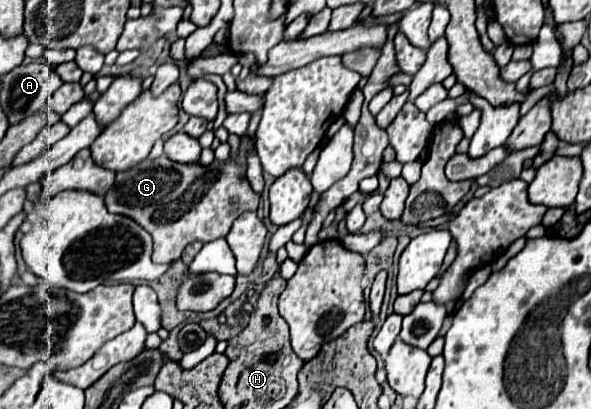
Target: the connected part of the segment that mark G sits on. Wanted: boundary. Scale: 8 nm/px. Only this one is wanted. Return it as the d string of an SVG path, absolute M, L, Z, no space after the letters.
M248 135L240 137L240 147L238 147L238 157L232 159L232 155L228 157L226 163L210 163L208 167L200 165L200 163L176 163L172 159L168 159L166 155L162 155L160 159L144 159L138 167L134 169L126 169L126 171L118 171L116 173L116 181L110 187L110 191L104 195L106 199L106 207L114 213L122 213L122 215L130 215L134 221L138 221L146 231L150 231L150 235L154 237L154 263L170 263L180 259L182 251L186 249L188 243L200 241L200 243L208 243L214 237L224 237L228 235L232 223L246 211L256 211L258 203L260 203L260 193L256 193L246 177L246 159L248 153L254 149L254 143Z

